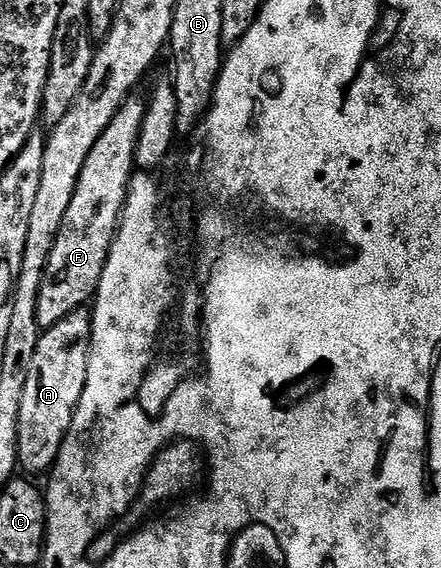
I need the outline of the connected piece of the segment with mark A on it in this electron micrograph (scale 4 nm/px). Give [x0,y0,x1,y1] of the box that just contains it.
[17,308,91,474]

